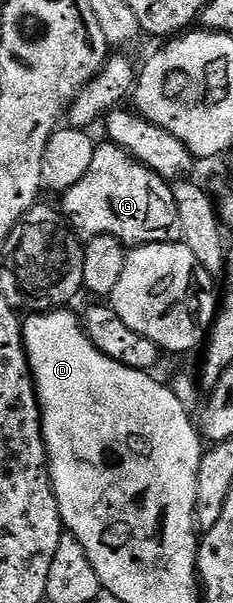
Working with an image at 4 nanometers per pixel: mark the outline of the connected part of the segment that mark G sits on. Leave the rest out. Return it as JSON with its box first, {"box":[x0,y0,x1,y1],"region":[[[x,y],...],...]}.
{"box":[60,141,182,245],"region":[[[109,141],[99,142],[94,149],[92,169],[72,189],[61,196],[60,210],[66,222],[75,232],[83,236],[111,235],[127,245],[145,245],[147,243],[177,243],[182,237],[180,213],[174,200],[173,186],[162,179],[141,161],[131,157],[122,147]]]}

